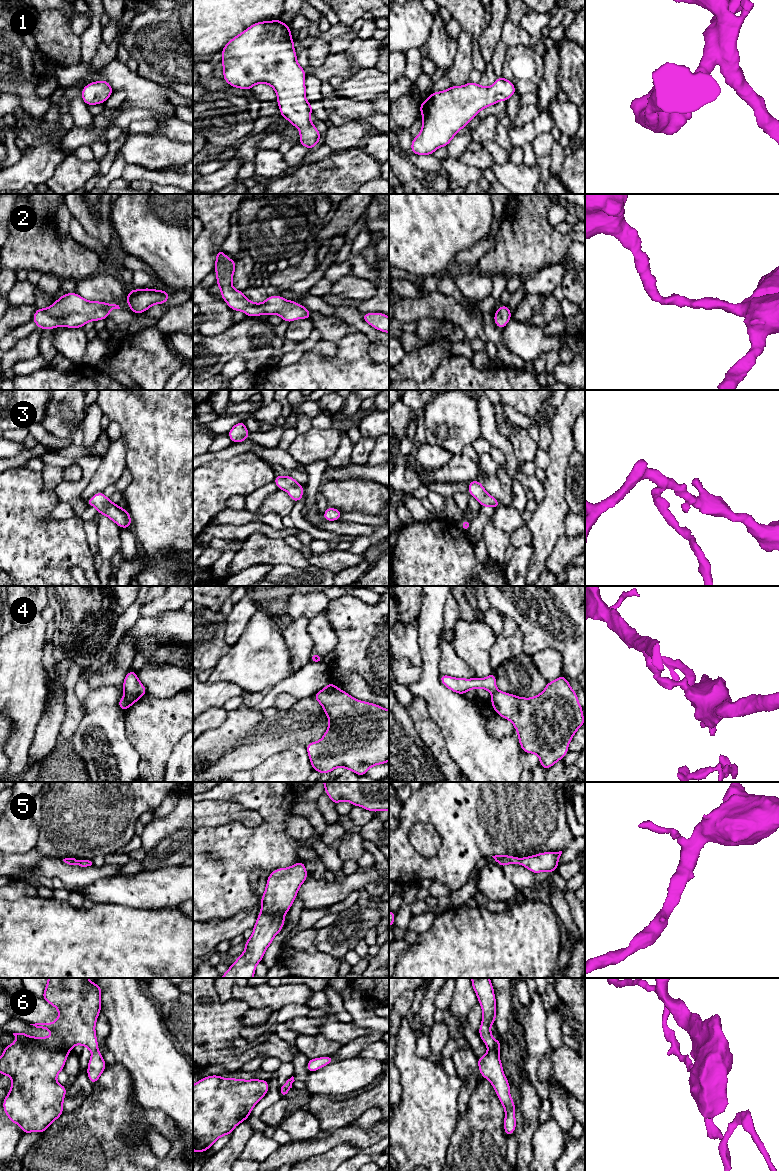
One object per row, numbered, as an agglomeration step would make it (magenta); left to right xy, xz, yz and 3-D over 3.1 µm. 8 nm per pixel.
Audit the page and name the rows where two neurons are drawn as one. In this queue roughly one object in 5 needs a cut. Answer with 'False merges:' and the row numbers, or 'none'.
False merges: 4, 6

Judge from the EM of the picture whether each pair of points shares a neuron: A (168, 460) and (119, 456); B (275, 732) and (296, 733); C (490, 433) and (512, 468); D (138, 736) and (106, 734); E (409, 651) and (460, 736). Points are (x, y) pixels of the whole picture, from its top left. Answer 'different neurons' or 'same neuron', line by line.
A: different neurons
B: same neuron
C: same neuron
D: different neurons
E: different neurons

